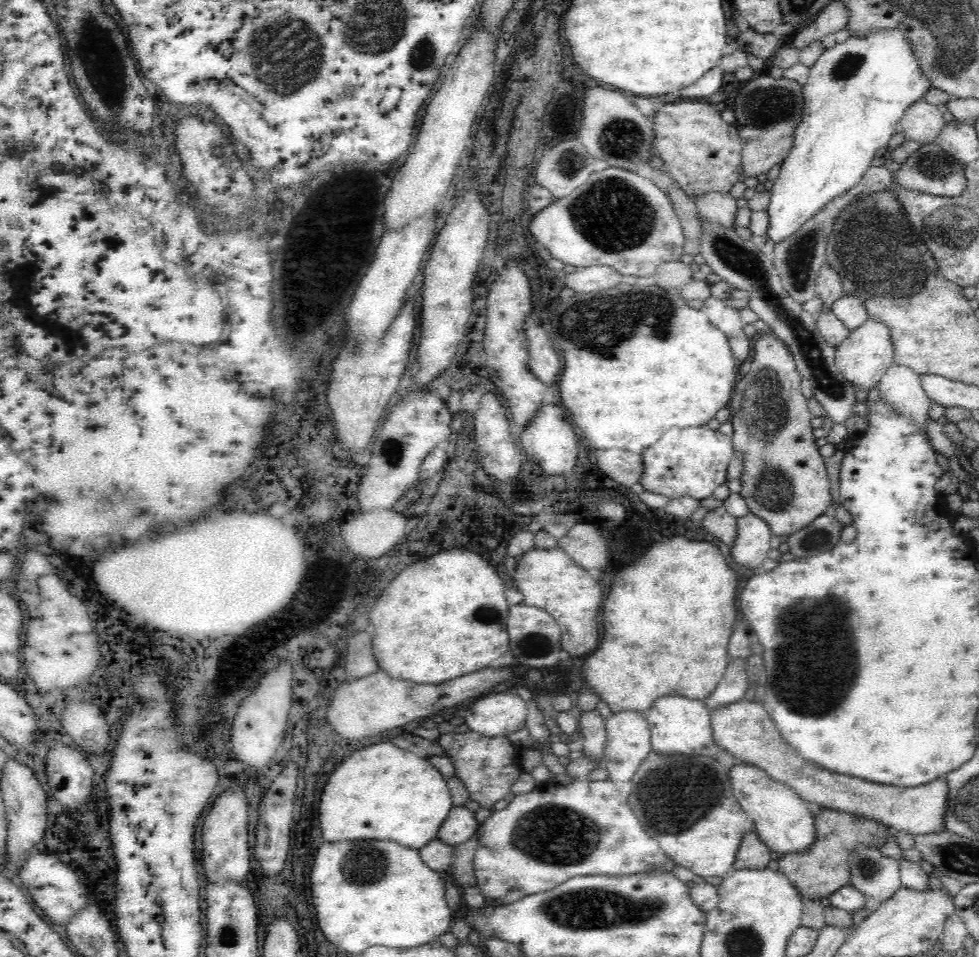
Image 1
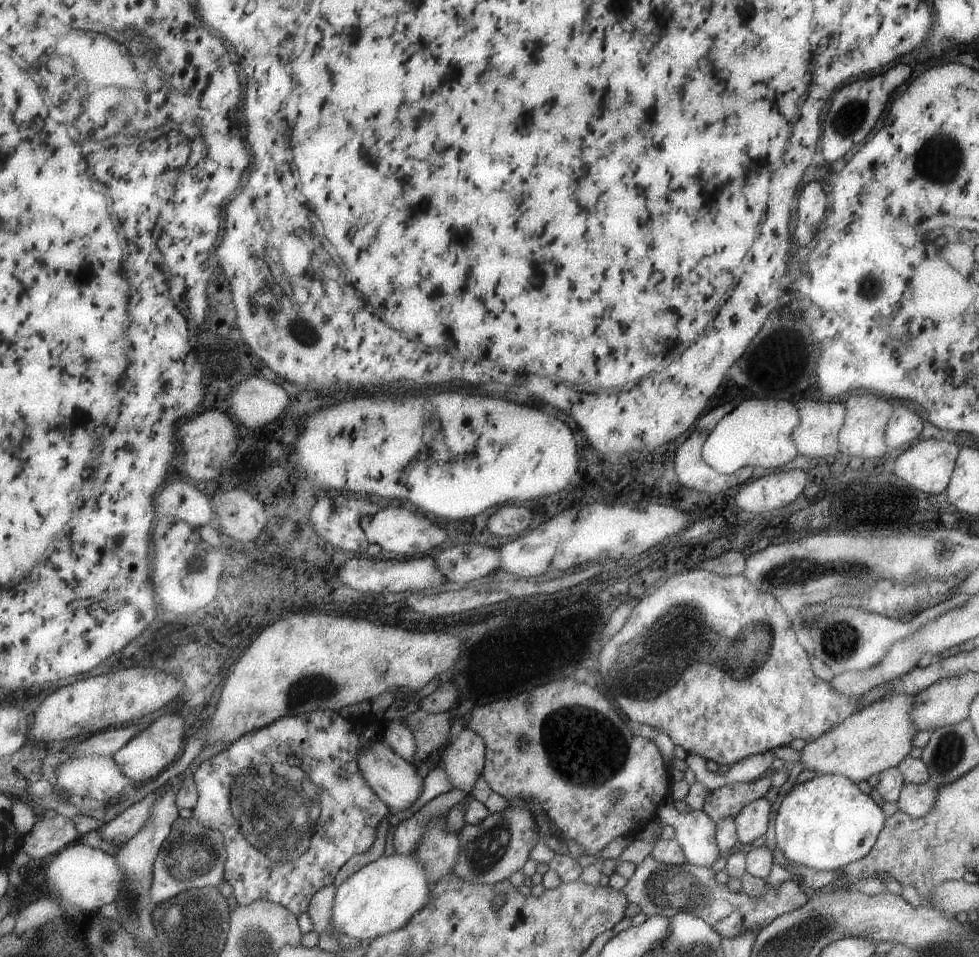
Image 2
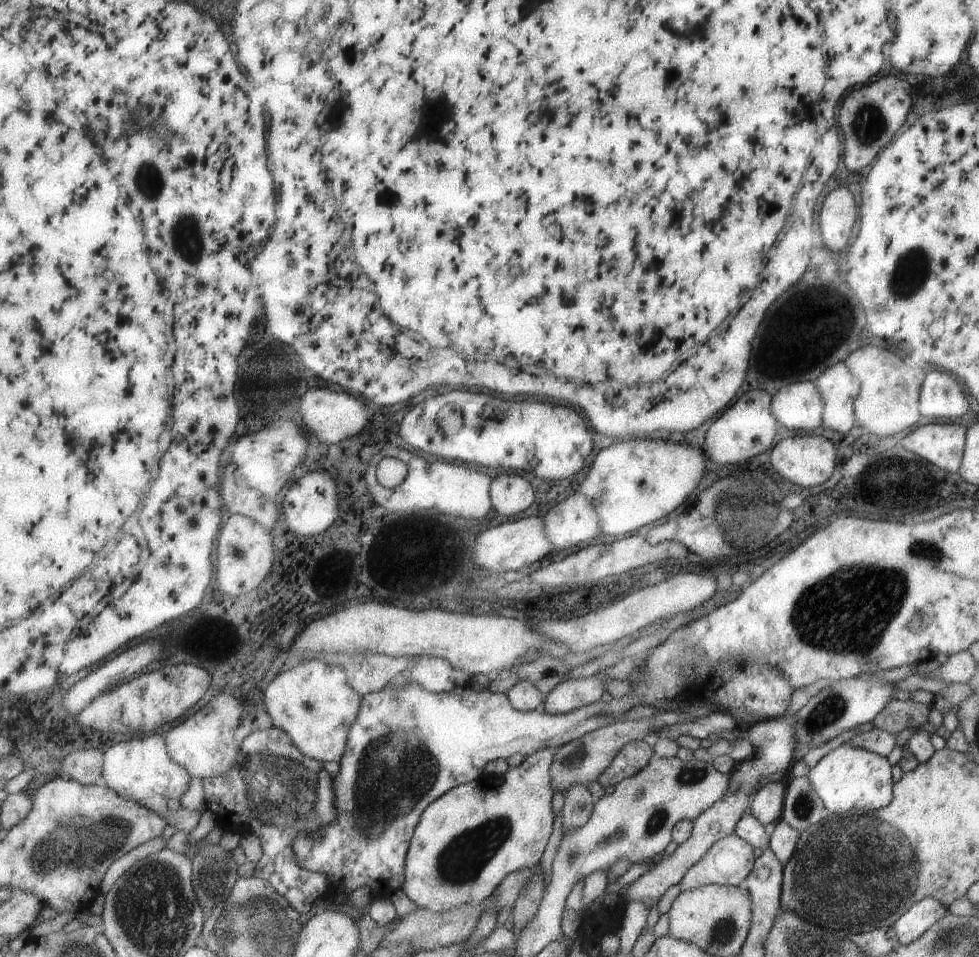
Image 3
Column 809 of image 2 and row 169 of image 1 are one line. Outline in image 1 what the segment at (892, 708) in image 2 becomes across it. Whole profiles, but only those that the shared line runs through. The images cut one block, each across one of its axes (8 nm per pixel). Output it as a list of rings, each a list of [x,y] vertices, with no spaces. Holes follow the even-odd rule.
[[[761,72],[758,80],[748,80],[746,86],[738,89],[732,112],[743,144],[741,166],[746,178],[766,174],[784,160],[792,146],[797,124],[802,120],[803,106],[803,85],[786,77],[776,79]]]

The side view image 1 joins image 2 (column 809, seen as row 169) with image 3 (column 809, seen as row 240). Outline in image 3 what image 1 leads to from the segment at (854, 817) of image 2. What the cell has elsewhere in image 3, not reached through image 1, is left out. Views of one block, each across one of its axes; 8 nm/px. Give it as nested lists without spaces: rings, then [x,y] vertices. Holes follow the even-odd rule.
[[[843,743],[822,756],[805,776],[827,812],[837,814],[858,810],[868,814],[891,802],[894,786],[891,767],[886,756],[851,743]]]

